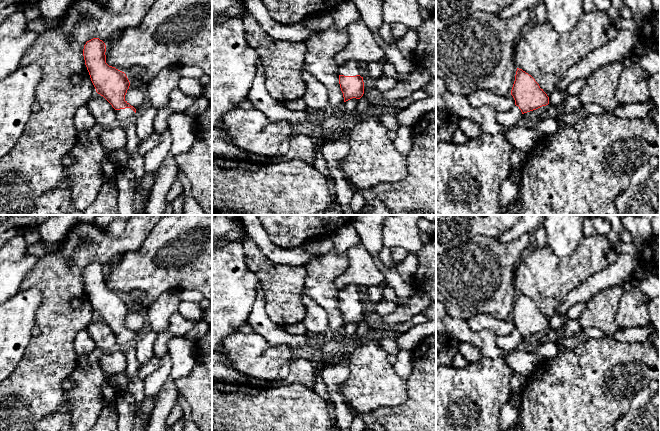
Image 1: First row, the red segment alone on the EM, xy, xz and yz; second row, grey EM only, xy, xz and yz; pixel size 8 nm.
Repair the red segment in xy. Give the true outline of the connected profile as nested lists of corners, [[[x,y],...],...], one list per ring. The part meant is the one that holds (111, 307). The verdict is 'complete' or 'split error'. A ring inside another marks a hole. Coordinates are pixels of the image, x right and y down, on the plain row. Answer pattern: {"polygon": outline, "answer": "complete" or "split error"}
{"polygon": [[[99,262],[86,266],[83,273],[85,289],[96,316],[116,334],[117,346],[124,350],[133,345],[136,333],[126,324],[130,306],[126,298],[106,287],[106,269]]], "answer": "split error"}

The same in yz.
{"polygon": [[[517,292],[511,314],[515,329],[506,336],[498,336],[498,346],[508,353],[521,346],[521,339],[549,328],[549,321],[535,303]]], "answer": "split error"}

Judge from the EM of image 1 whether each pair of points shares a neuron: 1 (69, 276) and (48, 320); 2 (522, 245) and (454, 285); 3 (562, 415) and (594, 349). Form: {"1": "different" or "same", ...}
{"1": "same", "2": "same", "3": "same"}

